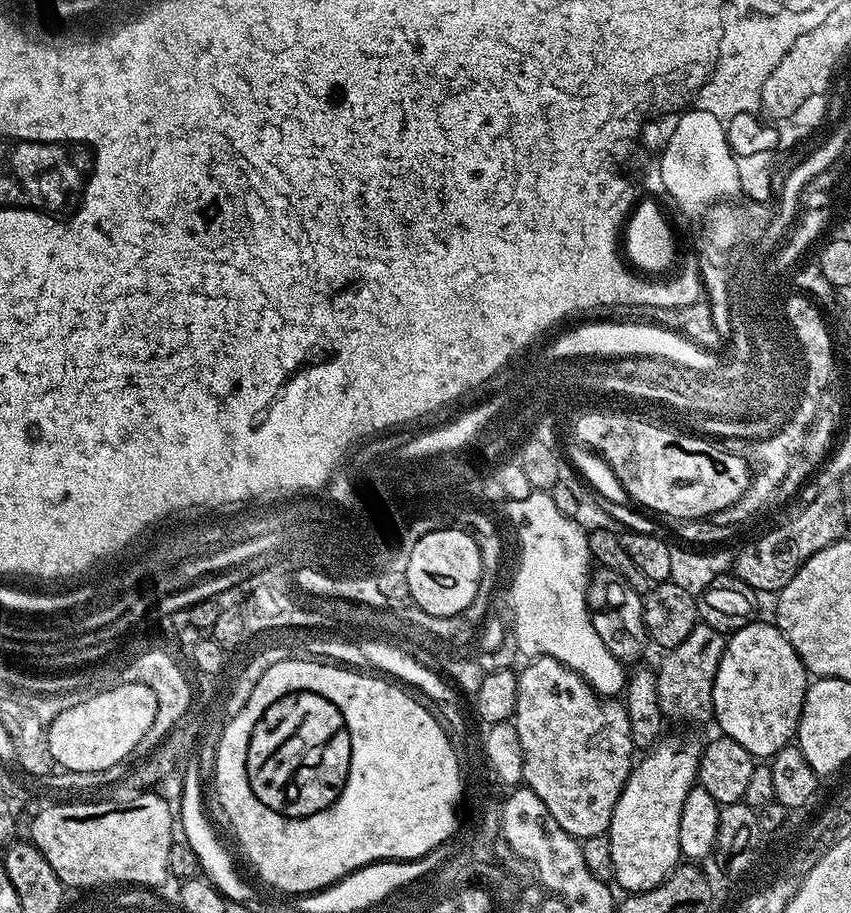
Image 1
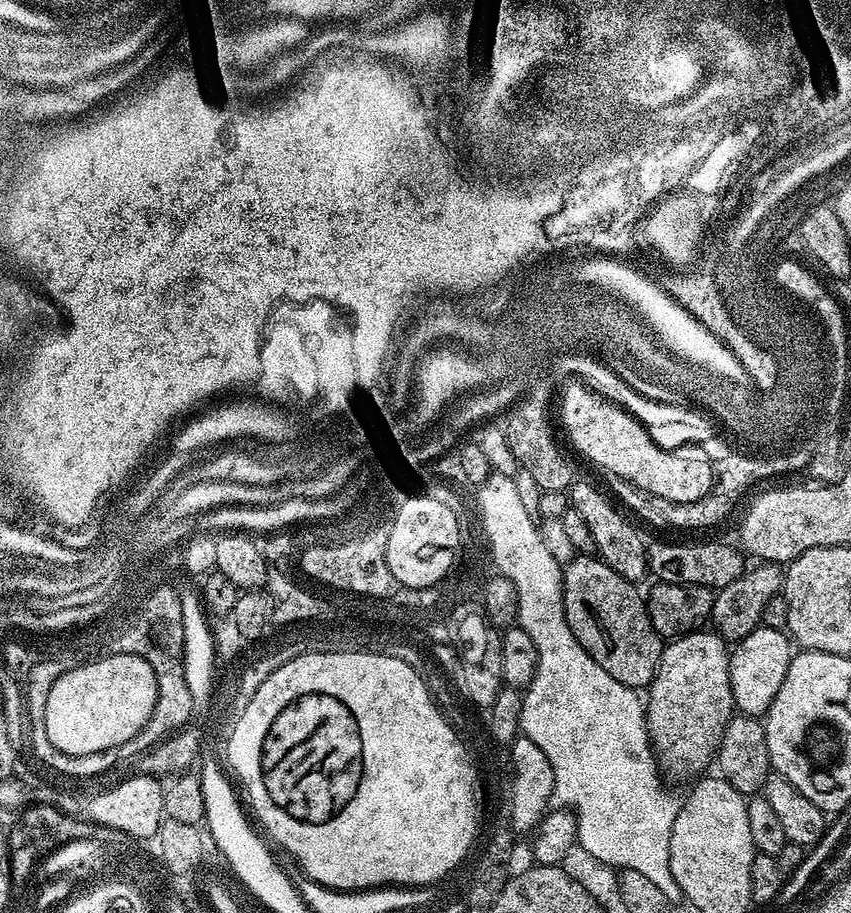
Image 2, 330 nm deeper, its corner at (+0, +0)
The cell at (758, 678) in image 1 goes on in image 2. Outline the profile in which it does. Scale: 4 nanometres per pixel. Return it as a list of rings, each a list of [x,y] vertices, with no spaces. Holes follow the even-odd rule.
[[[761,626],[746,634],[746,638],[731,649],[728,658],[735,711],[746,716],[763,717],[770,710],[778,690],[782,690],[782,678],[786,678],[786,670],[790,670],[793,655],[794,644],[787,631],[779,632]]]

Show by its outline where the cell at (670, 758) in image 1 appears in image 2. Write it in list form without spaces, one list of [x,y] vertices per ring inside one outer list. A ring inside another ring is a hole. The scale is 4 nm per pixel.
[[[697,630],[671,641],[660,656],[660,668],[646,692],[646,715],[652,751],[656,753],[659,767],[665,773],[673,772],[676,776],[696,778],[704,772],[703,768],[711,760],[713,763],[722,734],[726,730],[729,718],[734,714],[728,669],[729,655],[729,645],[722,639],[719,632]]]

